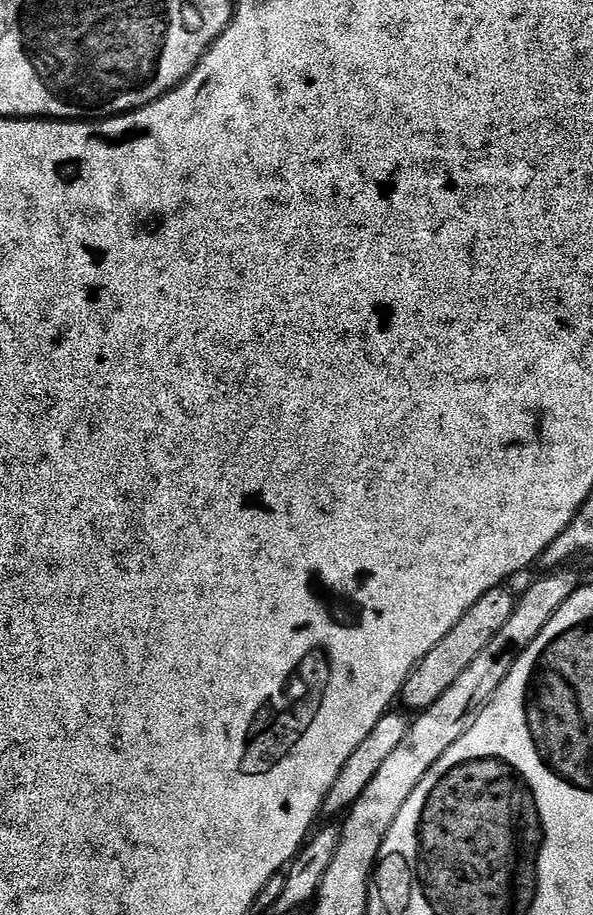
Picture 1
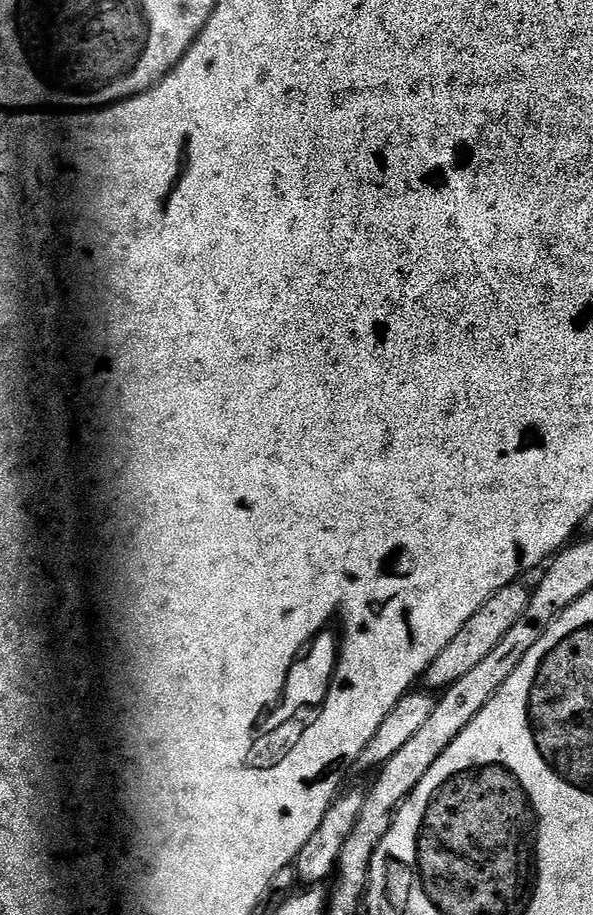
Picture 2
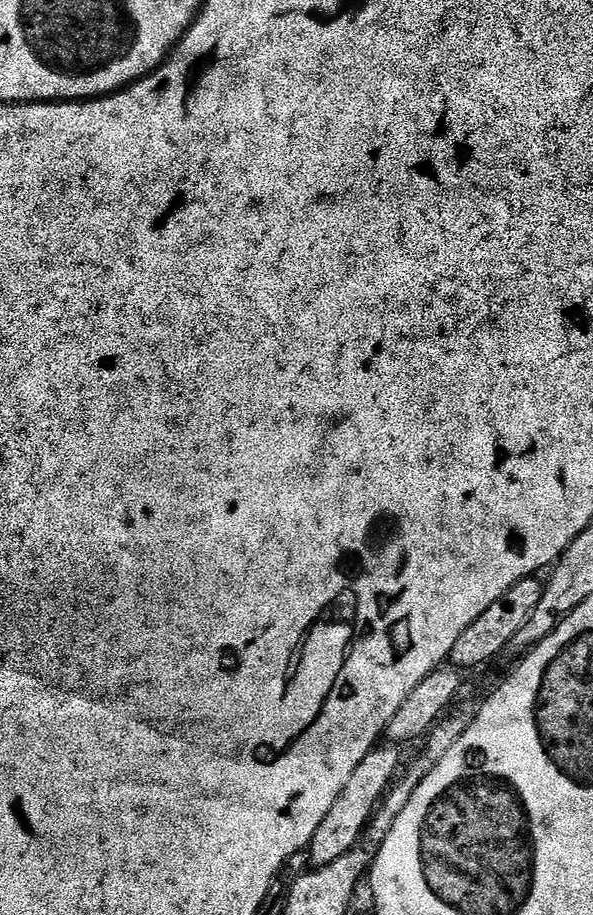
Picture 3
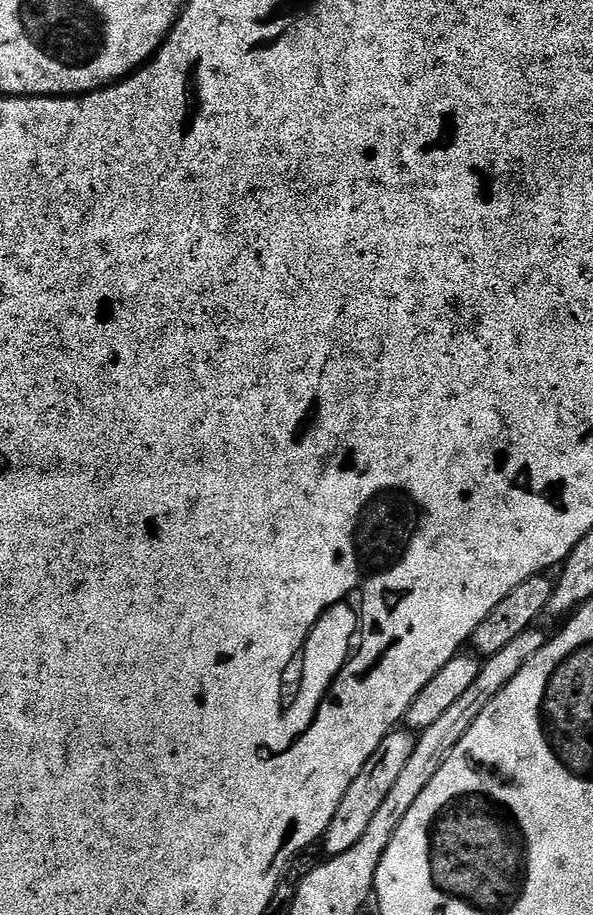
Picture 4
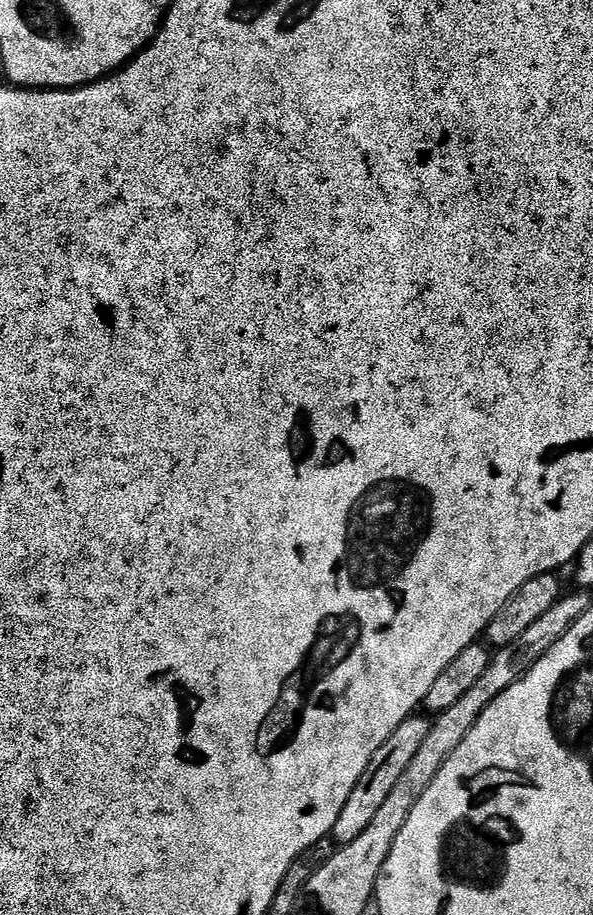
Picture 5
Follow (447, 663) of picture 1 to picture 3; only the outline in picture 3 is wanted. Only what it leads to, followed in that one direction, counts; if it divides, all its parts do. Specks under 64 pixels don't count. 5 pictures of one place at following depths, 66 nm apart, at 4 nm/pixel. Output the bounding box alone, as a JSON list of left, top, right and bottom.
[451,578,543,670]

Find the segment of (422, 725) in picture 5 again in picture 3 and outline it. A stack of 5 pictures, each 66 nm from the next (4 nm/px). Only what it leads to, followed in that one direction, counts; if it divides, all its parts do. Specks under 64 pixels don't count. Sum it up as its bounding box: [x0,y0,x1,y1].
[306,746,401,868]

